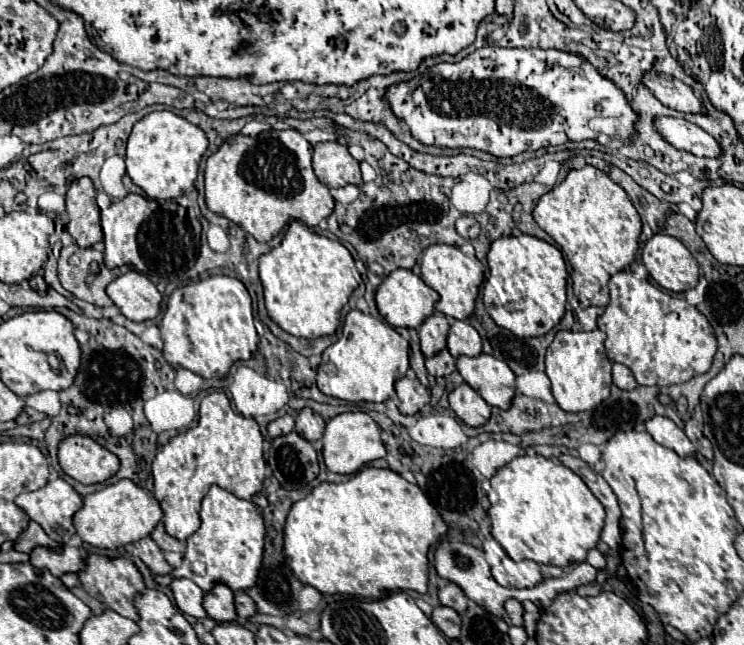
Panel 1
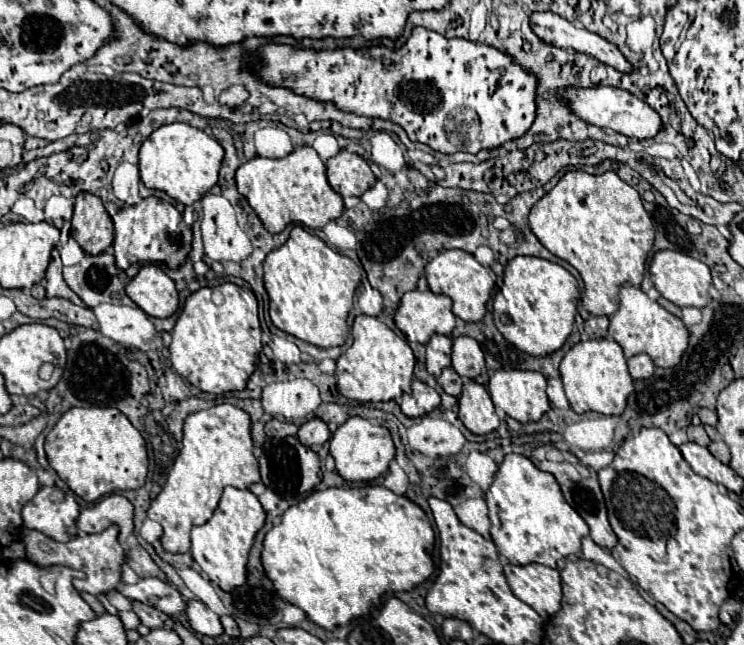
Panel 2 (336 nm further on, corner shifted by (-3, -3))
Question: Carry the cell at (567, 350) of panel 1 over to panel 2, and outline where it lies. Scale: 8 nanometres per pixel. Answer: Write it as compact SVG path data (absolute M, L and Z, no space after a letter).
M589 339L573 345L561 361L561 379L565 395L575 413L595 411L603 415L621 415L633 389L623 349L613 339Z

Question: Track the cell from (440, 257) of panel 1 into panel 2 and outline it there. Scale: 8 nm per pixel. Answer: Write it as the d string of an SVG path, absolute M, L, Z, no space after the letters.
M447 249L427 263L425 275L433 293L441 293L453 299L453 315L461 317L463 321L483 319L487 301L495 287L495 273L491 271L491 267L483 267L481 263L477 263L477 259L471 253L465 253L461 249Z

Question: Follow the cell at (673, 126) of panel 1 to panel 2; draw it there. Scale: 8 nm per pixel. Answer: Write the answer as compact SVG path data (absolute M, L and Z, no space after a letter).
M591 87L591 89L567 89L563 93L563 99L569 103L569 107L573 109L575 115L579 115L583 121L597 125L597 127L607 127L613 129L629 139L653 139L659 131L665 129L659 113L649 107L643 99L617 89L617 87Z

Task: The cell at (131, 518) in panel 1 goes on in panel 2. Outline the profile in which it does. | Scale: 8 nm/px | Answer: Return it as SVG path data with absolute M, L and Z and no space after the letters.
M105 495L99 503L85 507L77 517L77 527L83 533L101 533L107 527L119 527L119 543L133 533L133 505L123 495Z

